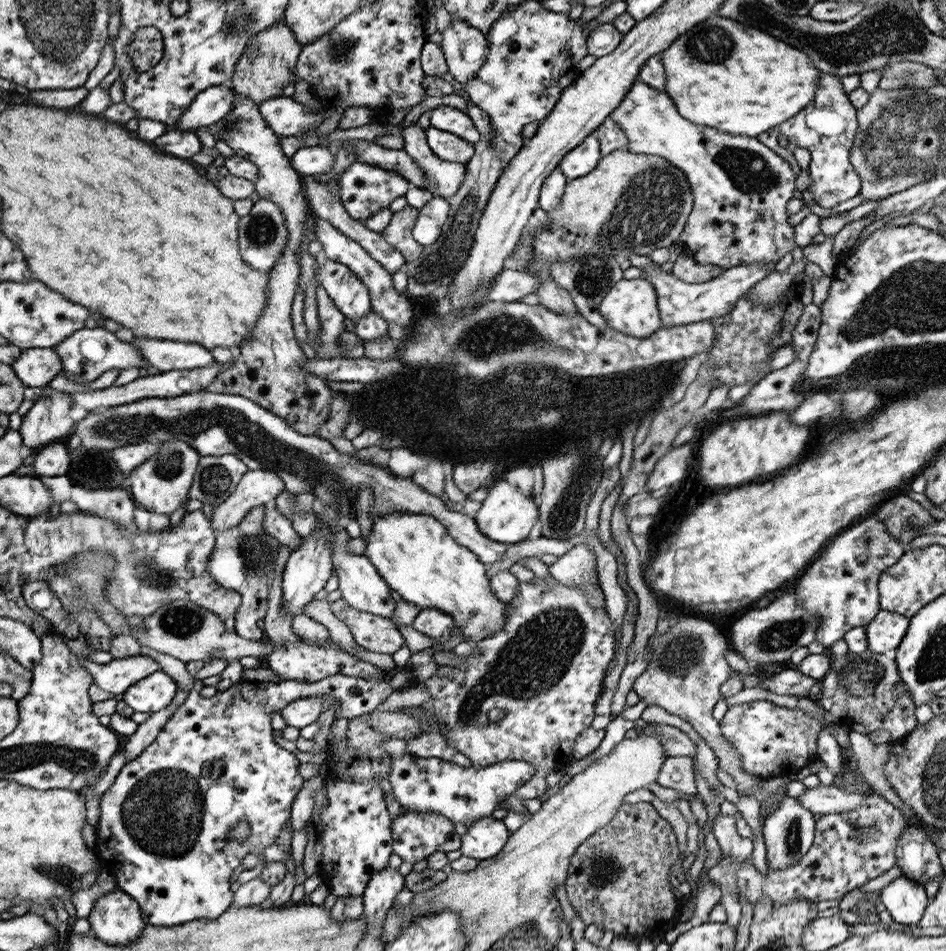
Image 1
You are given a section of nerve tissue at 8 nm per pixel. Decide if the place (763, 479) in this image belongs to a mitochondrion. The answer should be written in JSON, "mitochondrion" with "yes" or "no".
{"mitochondrion":"no"}

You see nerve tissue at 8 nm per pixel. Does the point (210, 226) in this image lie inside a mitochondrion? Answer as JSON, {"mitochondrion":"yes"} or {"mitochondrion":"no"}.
{"mitochondrion":"no"}

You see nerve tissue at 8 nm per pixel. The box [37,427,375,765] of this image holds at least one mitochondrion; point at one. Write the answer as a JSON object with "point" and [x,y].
{"point":[254,551]}

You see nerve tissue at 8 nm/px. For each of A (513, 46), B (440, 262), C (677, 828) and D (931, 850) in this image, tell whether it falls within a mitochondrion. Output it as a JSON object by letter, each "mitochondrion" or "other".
{"A":"other","B":"mitochondrion","C":"other","D":"other"}

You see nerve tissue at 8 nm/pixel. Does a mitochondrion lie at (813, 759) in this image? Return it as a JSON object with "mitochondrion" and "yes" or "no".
{"mitochondrion":"no"}

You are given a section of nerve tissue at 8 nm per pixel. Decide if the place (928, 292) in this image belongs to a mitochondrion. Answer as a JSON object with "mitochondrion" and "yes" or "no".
{"mitochondrion":"yes"}

